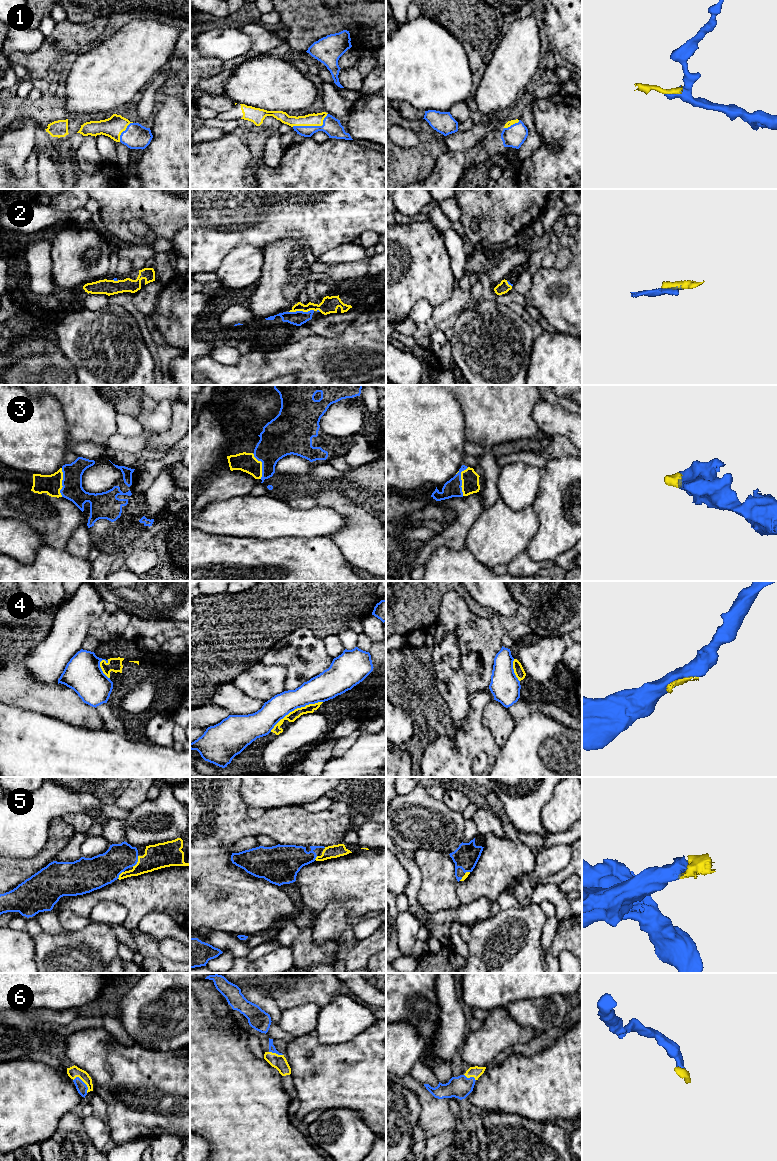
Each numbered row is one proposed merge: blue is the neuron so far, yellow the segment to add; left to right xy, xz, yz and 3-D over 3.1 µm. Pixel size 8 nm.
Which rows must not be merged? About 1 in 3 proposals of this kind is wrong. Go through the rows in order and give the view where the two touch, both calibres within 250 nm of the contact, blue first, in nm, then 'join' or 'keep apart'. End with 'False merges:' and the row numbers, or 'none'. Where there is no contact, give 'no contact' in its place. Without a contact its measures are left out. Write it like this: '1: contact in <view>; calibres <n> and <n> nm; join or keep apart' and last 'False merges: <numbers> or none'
1: contact in xz; calibres 150 and 100 nm; join
2: contact in xz; calibres 120 and 130 nm; join
3: contact in yz; calibres 140 and 140 nm; join
4: contact in xz; calibres 200 and 80 nm; keep apart
5: contact in xy; calibres 240 and 200 nm; join
6: contact in xy; calibres 90 and 90 nm; join
False merges: 4

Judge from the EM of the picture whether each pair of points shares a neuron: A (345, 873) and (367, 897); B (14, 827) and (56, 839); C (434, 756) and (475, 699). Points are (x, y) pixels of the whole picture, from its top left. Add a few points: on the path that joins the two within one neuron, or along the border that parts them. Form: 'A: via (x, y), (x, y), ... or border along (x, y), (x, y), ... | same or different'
A: via (351, 879), (363, 891) | same
B: border along (60, 816), (51, 820), (48, 838), (34, 856) | different
C: via (454, 756), (460, 753), (471, 737), (474, 719) | same

